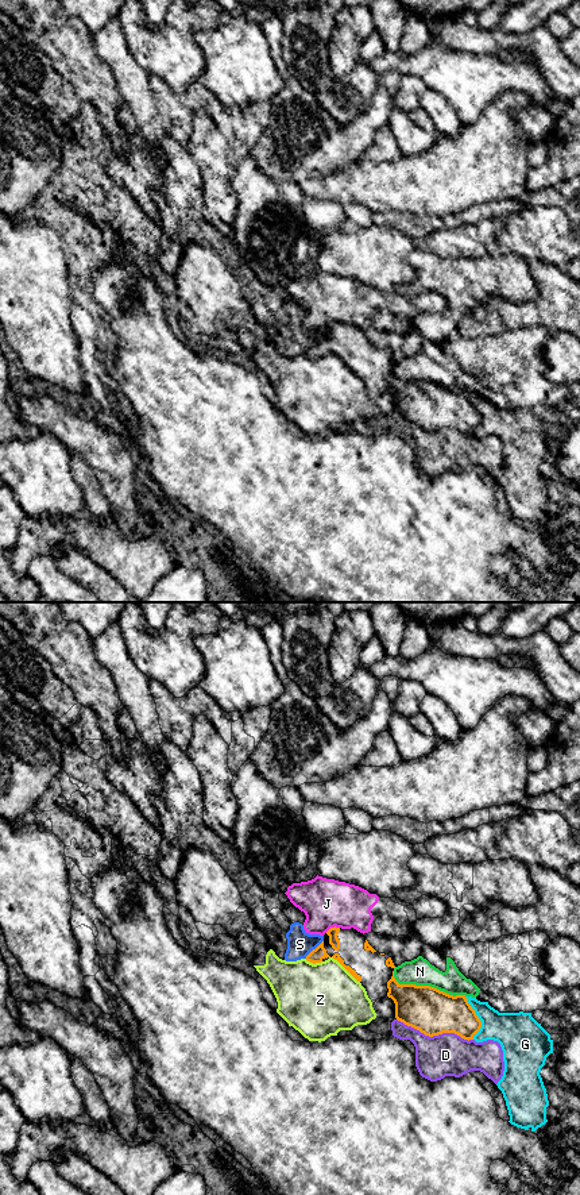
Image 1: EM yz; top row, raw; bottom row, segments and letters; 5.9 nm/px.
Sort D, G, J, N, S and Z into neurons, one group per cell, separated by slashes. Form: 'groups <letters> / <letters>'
groups D / G / J / N / S / Z

